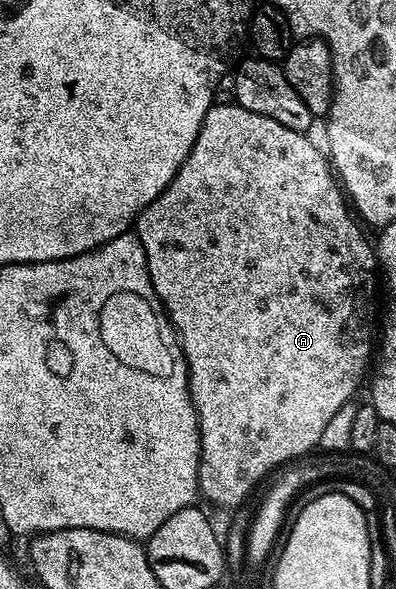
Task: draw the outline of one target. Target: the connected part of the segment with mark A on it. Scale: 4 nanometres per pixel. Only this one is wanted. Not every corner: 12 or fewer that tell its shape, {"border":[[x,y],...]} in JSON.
{"border":[[213,103],[134,231],[200,496],[307,457],[378,261],[311,135]]}

